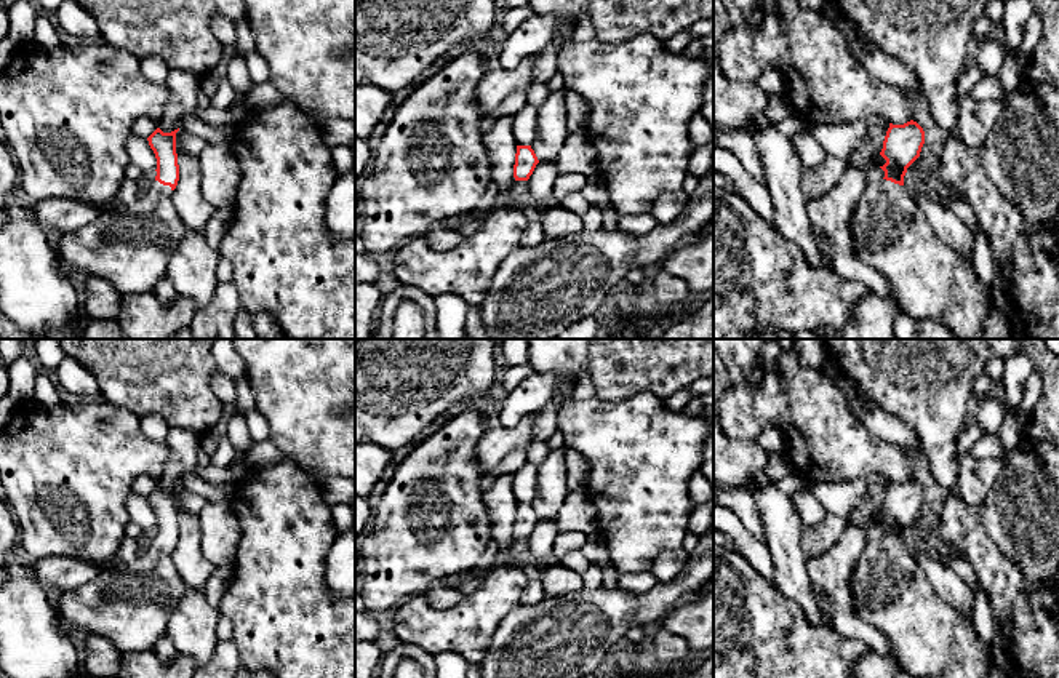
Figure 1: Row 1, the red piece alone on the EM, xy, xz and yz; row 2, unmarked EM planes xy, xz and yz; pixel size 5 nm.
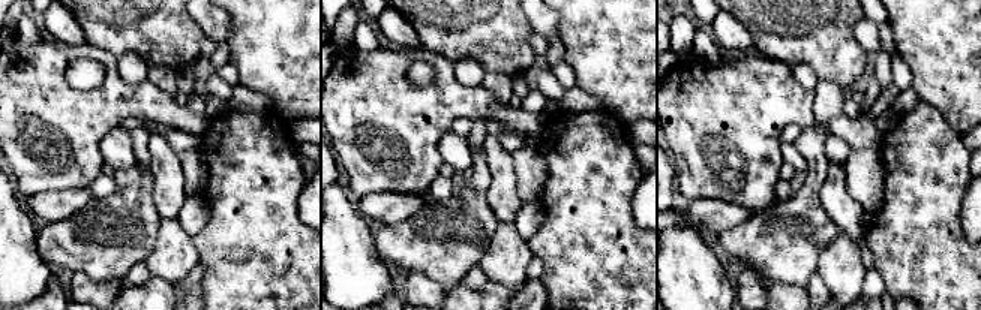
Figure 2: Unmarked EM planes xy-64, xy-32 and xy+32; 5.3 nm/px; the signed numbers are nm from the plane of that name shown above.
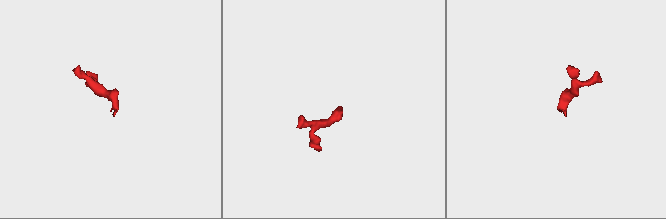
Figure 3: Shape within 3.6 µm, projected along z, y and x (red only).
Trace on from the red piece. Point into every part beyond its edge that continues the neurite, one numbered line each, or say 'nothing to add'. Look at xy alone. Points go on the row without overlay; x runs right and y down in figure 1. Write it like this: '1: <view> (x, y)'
1: xy (130, 605)

